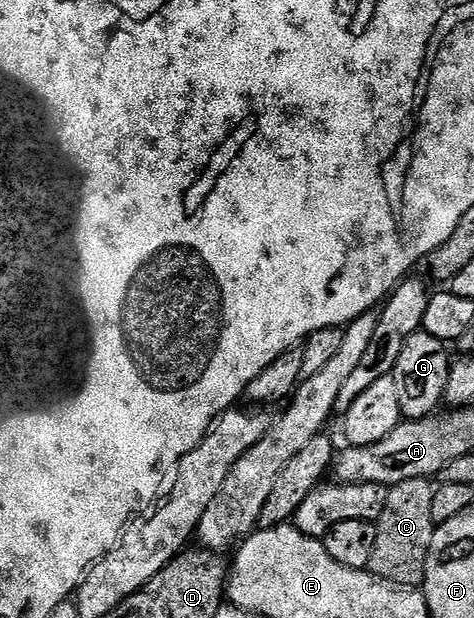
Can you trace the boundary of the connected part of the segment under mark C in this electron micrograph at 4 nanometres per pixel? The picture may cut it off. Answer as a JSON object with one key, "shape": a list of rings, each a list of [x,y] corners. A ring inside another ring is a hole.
{"shape":[[[412,479],[389,487],[387,509],[375,521],[375,553],[371,553],[368,570],[380,579],[404,587],[420,588],[425,581],[425,562],[431,549],[435,524],[431,517],[431,501],[435,501],[435,487],[428,479]]]}

